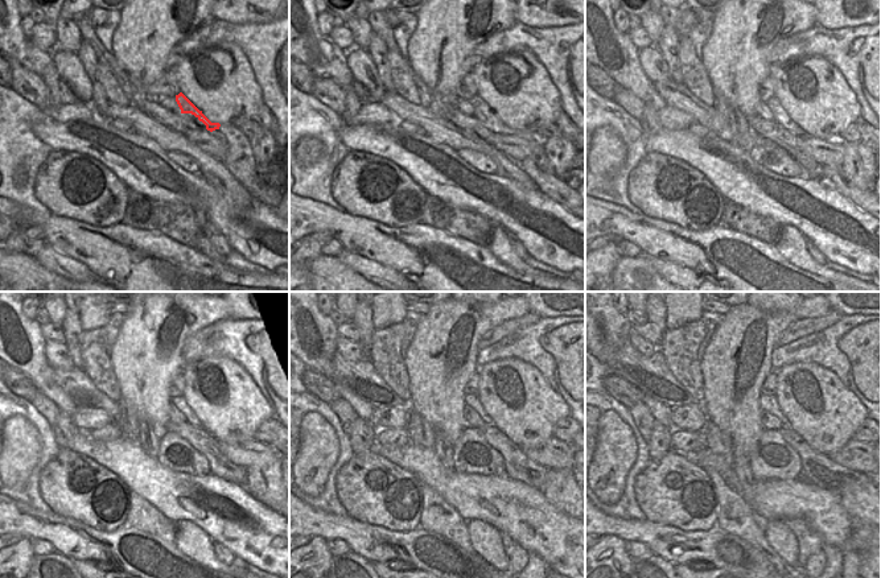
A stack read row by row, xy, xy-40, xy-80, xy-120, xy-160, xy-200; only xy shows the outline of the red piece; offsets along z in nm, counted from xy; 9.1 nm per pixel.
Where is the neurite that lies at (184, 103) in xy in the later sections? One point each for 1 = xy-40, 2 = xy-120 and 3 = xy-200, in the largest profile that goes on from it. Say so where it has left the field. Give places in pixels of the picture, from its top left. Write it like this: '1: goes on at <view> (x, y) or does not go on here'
1: goes on at xy-40 (484, 111)
2: goes on at xy-120 (178, 401)
3: goes on at xy-200 (769, 404)

